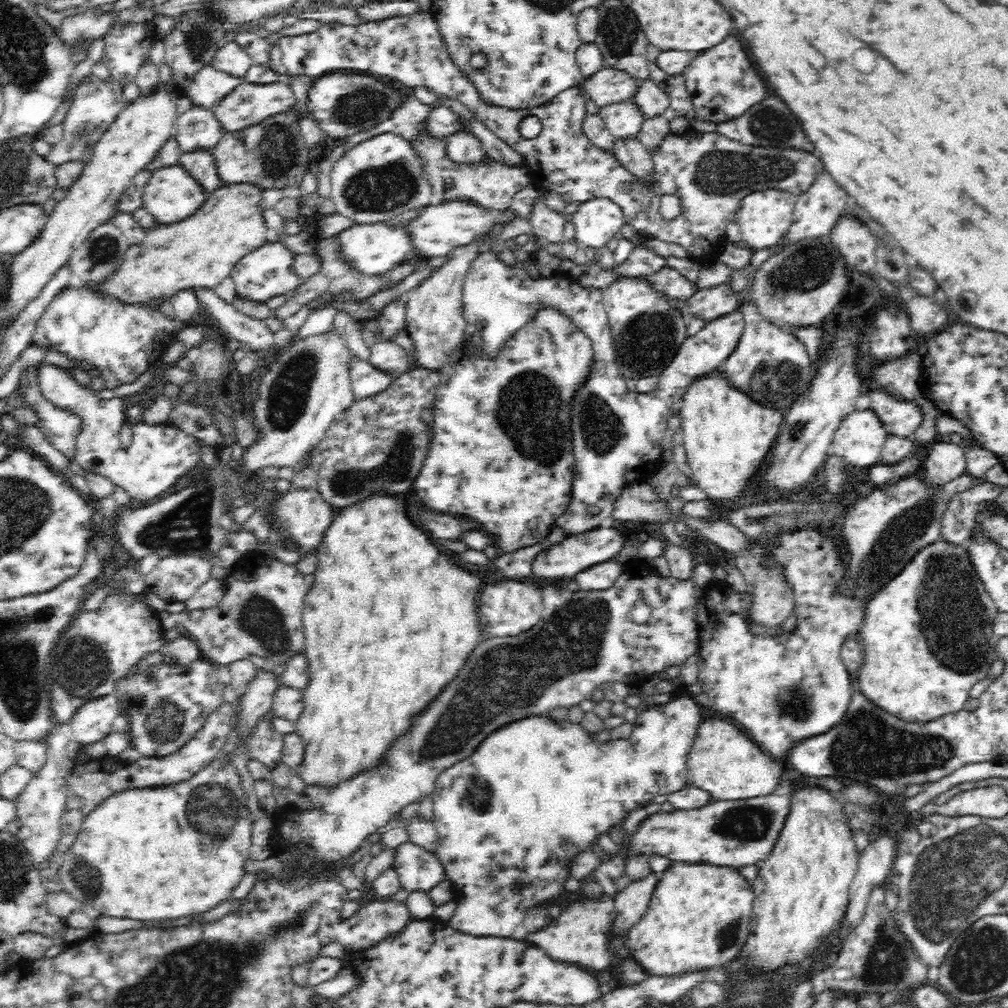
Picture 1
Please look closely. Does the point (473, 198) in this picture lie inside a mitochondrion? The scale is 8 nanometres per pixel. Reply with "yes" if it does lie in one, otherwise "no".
no

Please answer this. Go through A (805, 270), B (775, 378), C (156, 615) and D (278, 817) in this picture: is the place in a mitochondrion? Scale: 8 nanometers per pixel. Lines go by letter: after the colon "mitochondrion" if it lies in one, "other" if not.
A: mitochondrion
B: mitochondrion
C: other
D: other

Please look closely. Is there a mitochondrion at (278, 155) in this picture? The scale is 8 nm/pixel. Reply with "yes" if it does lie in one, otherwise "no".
yes

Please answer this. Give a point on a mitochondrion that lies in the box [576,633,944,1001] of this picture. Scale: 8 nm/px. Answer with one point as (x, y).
(886, 964)

